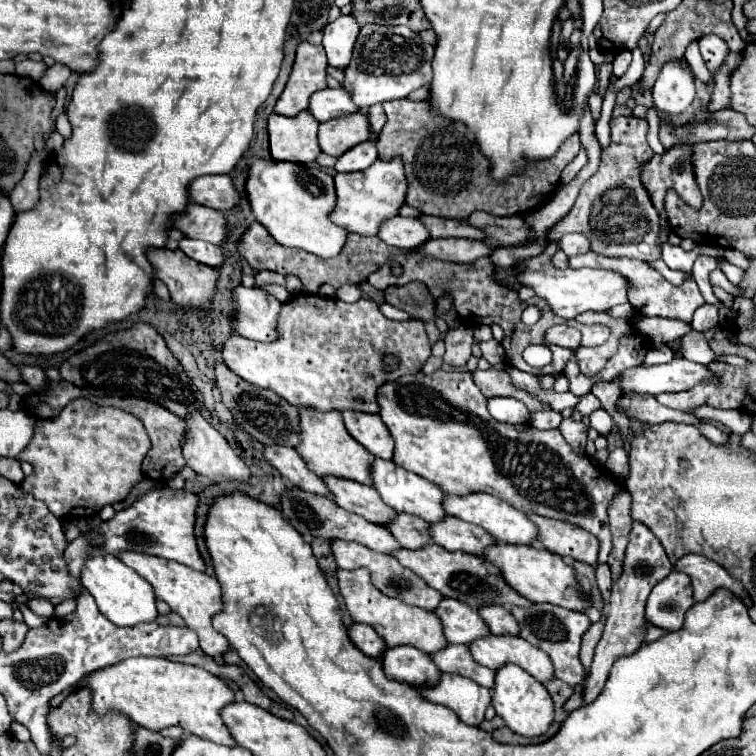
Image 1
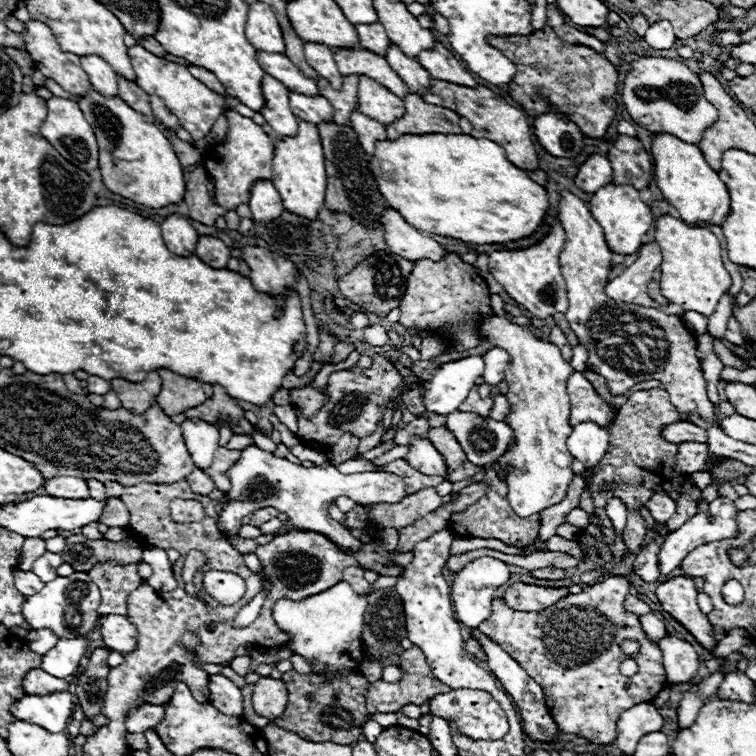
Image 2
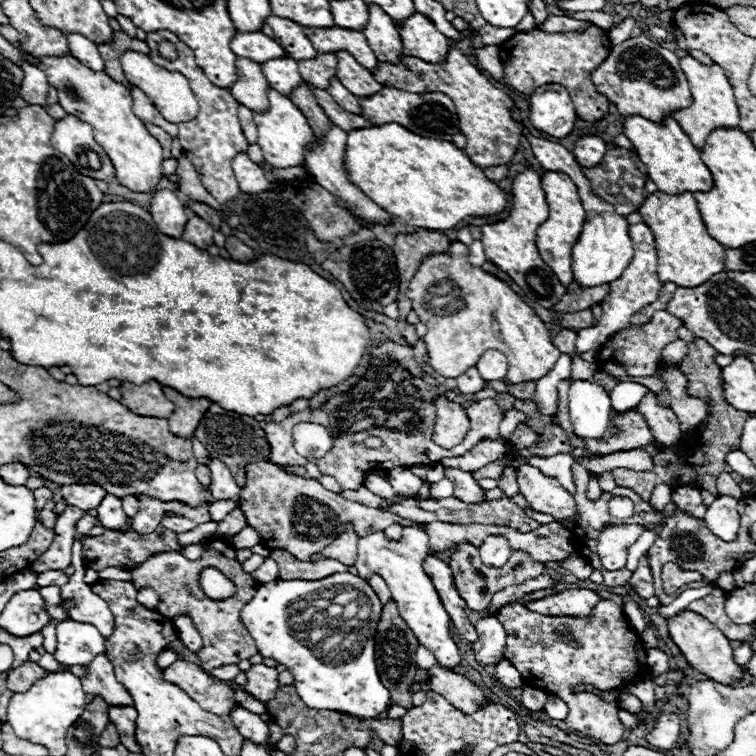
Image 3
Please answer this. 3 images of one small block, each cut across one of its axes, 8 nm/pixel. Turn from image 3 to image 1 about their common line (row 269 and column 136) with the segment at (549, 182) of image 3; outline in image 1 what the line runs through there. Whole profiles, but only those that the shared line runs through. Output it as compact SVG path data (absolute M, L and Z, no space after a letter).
M118 552L116 554L126 566L134 568L144 580L148 580L156 592L156 598L164 600L172 612L182 616L186 620L186 626L192 628L198 638L200 638L200 648L208 656L220 656L228 650L228 642L224 638L218 638L218 632L212 628L210 618L222 608L220 602L220 584L214 576L208 576L204 572L196 572L192 568L186 568L184 564L170 562L170 560L160 560L156 556L146 556L142 552Z

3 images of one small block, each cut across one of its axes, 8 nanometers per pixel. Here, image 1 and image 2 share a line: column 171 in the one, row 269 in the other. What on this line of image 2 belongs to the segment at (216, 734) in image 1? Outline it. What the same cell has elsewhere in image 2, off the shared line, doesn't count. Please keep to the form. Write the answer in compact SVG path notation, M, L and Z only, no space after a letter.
M670 214L660 216L654 228L656 228L654 240L662 248L662 264L660 264L662 296L682 306L684 310L696 310L704 316L710 316L722 294L732 284L730 274L722 264L722 248L718 238L708 228L692 228Z

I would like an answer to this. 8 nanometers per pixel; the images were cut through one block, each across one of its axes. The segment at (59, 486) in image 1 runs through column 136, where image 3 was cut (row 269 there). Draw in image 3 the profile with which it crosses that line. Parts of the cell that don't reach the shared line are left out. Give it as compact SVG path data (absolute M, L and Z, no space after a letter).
M452 242L450 256L424 258L416 276L410 280L406 296L412 300L414 312L420 316L420 322L428 326L428 334L424 336L428 350L428 364L436 370L436 374L444 378L460 376L470 366L475 366L484 350L496 348L508 356L509 367L506 375L508 382L512 384L536 382L554 368L556 360L562 354L552 344L546 324L536 316L536 312L530 306L526 306L520 300L520 296L506 282L468 262L468 246L462 242Z

